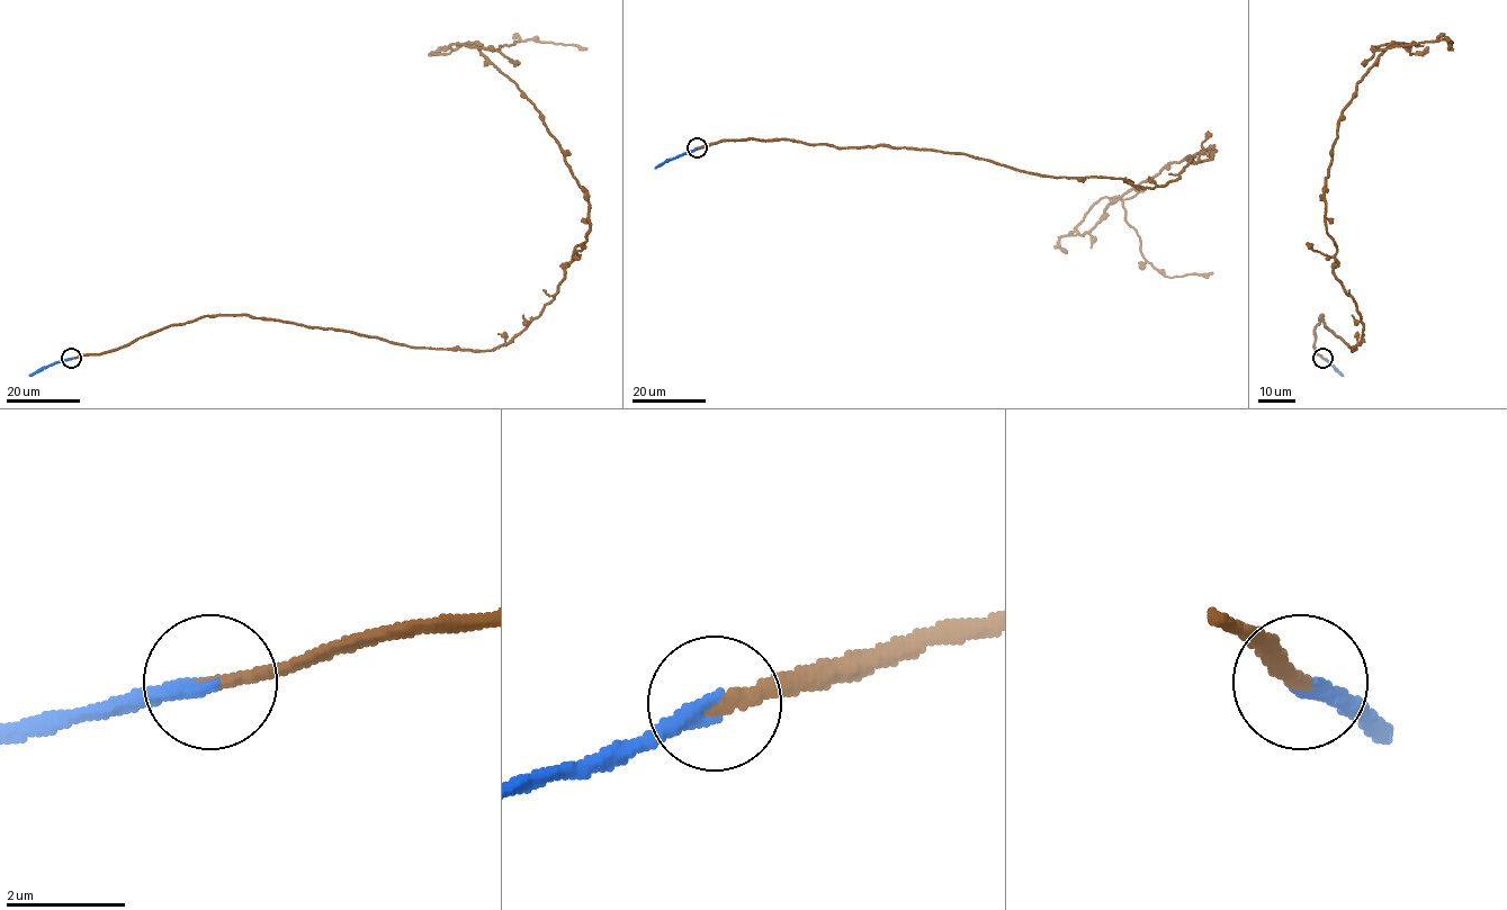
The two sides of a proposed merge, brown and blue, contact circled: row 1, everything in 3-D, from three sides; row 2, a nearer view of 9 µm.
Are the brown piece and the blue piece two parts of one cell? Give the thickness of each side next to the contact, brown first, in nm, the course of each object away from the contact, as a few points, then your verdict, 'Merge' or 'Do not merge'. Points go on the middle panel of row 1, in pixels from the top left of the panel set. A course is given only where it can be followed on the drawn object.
Thickness 240 nm (brown) against 280 nm. Course of brown: (697, 149), (931, 149), (1155, 188), (1212, 149), (1076, 227), (1118, 197), (1155, 268), (1212, 272). Course of blue: (697, 149), (655, 168). Merge

